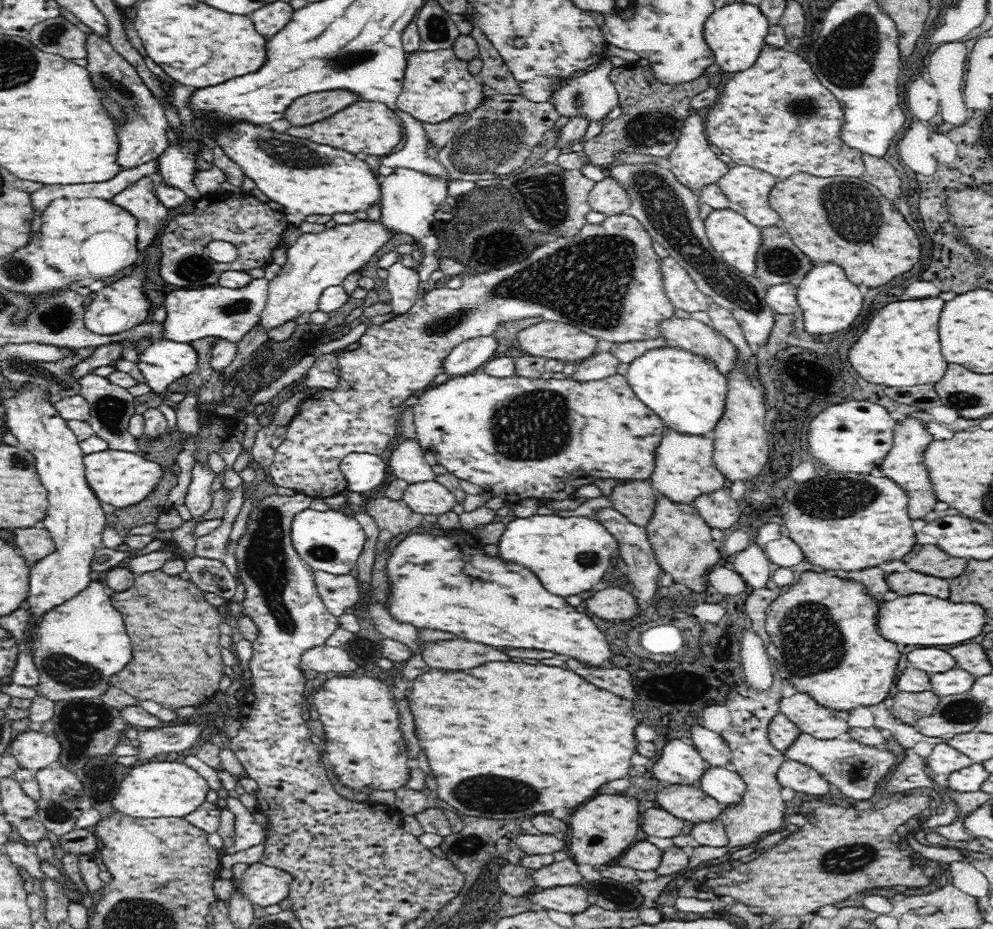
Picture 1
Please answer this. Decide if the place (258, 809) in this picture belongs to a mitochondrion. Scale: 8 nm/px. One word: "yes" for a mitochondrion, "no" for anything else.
no

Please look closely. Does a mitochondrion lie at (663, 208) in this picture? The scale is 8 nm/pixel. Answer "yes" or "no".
yes

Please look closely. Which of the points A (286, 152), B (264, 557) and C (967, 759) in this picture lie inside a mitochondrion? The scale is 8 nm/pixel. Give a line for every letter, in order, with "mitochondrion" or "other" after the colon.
A: mitochondrion
B: mitochondrion
C: other

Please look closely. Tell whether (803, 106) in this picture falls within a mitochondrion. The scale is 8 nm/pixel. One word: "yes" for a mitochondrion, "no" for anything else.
yes

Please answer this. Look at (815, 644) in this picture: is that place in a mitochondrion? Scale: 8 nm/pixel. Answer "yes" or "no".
yes

